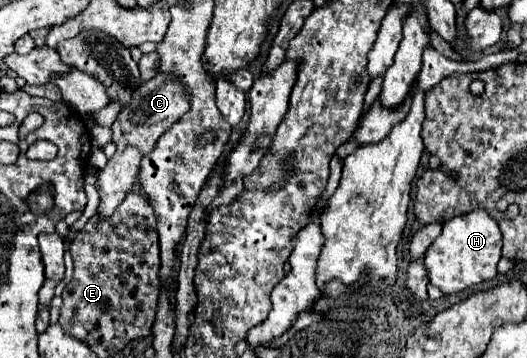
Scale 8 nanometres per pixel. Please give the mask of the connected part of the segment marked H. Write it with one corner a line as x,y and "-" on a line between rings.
482,209
470,211
466,215
452,217
444,223
440,237
428,247
424,255
424,265
430,275
430,283
442,293
454,295
472,285
490,281
496,277
496,265
502,257
502,233
498,223

